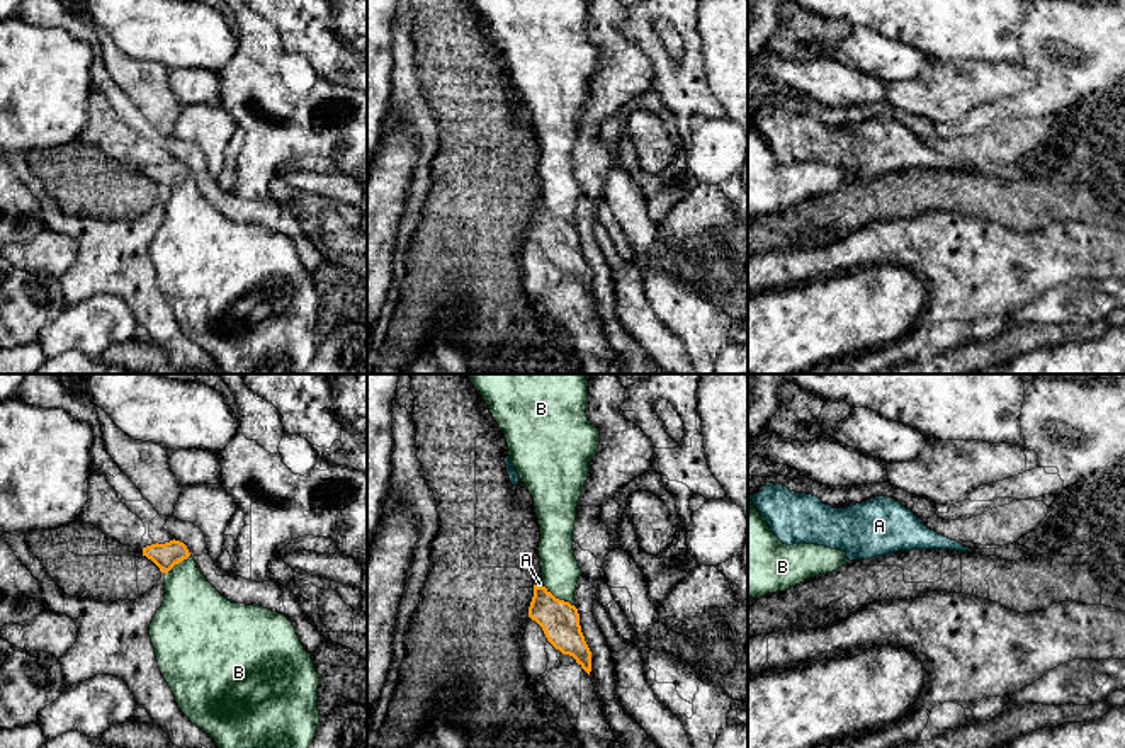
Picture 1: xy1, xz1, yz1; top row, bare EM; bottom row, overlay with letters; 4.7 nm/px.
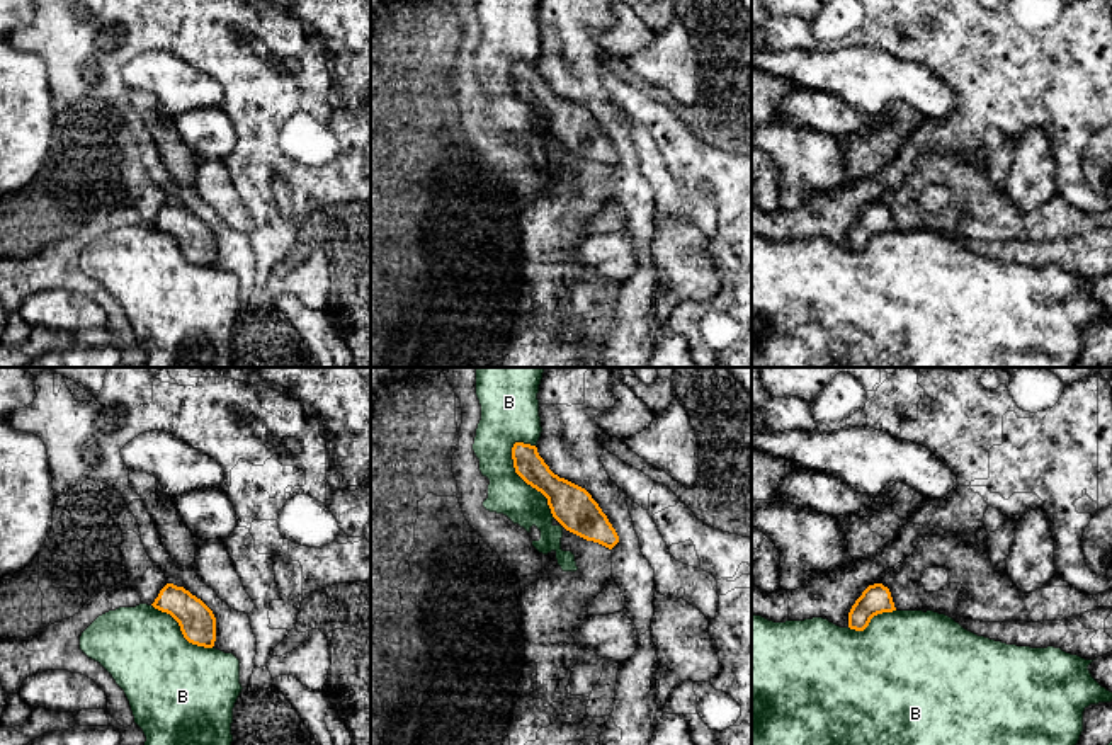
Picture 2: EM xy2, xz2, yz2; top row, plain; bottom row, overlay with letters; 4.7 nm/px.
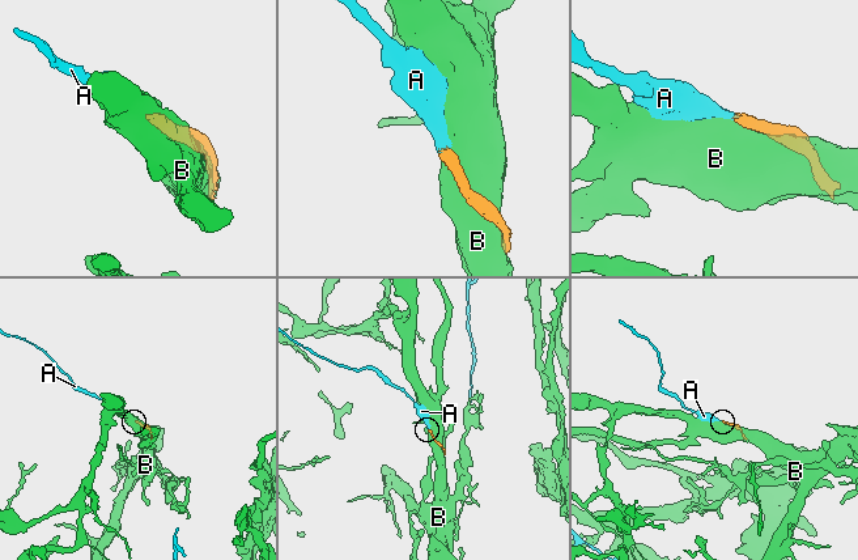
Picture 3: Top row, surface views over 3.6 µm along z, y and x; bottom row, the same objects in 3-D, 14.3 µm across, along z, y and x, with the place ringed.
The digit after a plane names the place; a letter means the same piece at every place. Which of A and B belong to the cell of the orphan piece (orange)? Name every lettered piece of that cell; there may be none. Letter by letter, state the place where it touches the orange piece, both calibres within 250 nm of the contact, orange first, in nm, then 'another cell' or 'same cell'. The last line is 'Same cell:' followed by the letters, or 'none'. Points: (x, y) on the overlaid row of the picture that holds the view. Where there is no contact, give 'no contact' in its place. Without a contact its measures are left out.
A: contact xz1 (539, 587); calibres 190 and 20 nm; same cell
B: contact xz2 (526, 482); calibres 200 and 190 nm; another cell
Same cell: A

